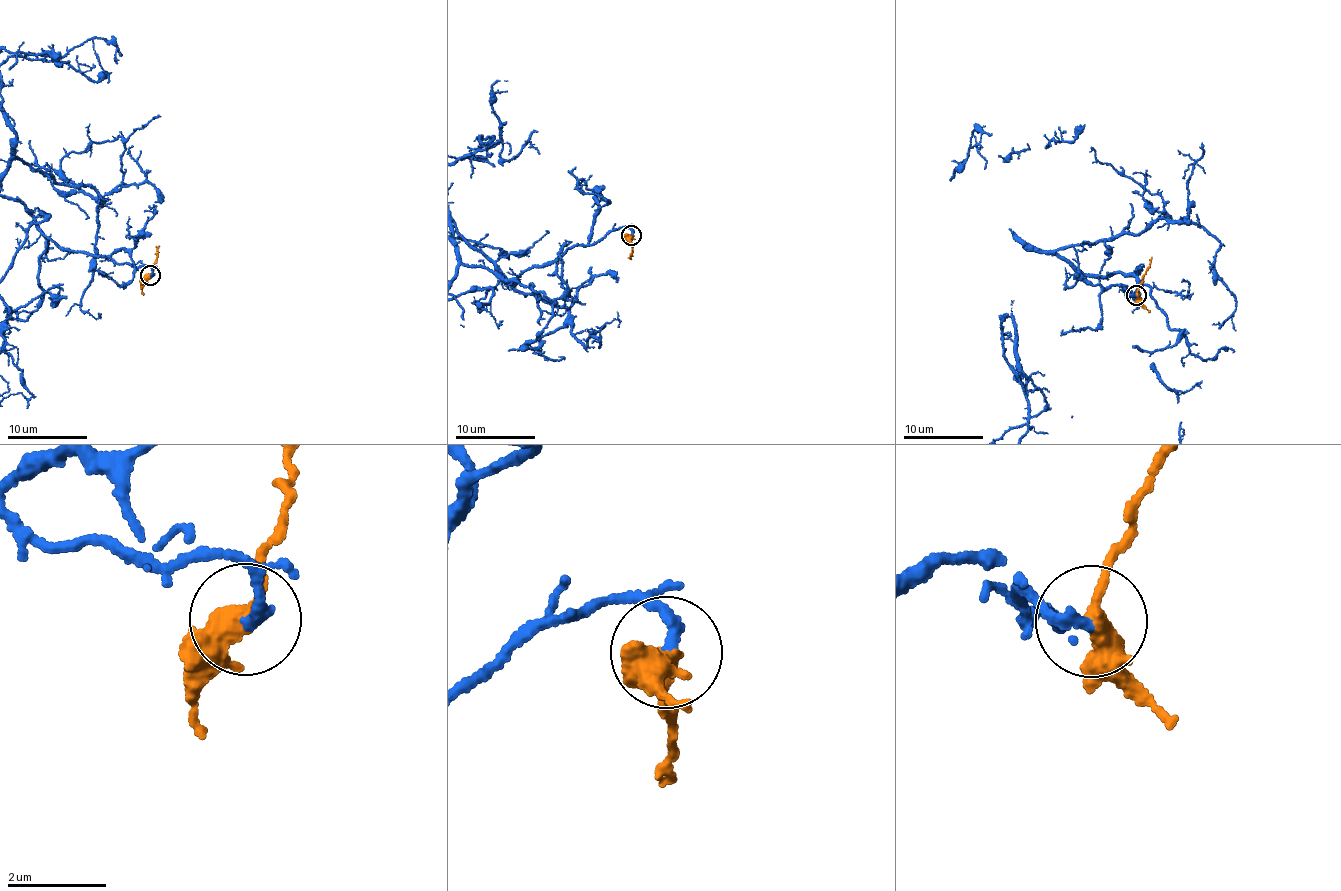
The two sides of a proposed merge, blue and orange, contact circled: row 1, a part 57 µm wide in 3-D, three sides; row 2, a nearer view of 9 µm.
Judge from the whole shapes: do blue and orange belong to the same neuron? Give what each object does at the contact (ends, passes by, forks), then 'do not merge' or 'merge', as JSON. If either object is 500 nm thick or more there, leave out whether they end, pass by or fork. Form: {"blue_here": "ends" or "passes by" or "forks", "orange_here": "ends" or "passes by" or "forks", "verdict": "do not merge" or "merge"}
{"blue_here": "ends", "orange_here": "forks", "verdict": "merge"}

